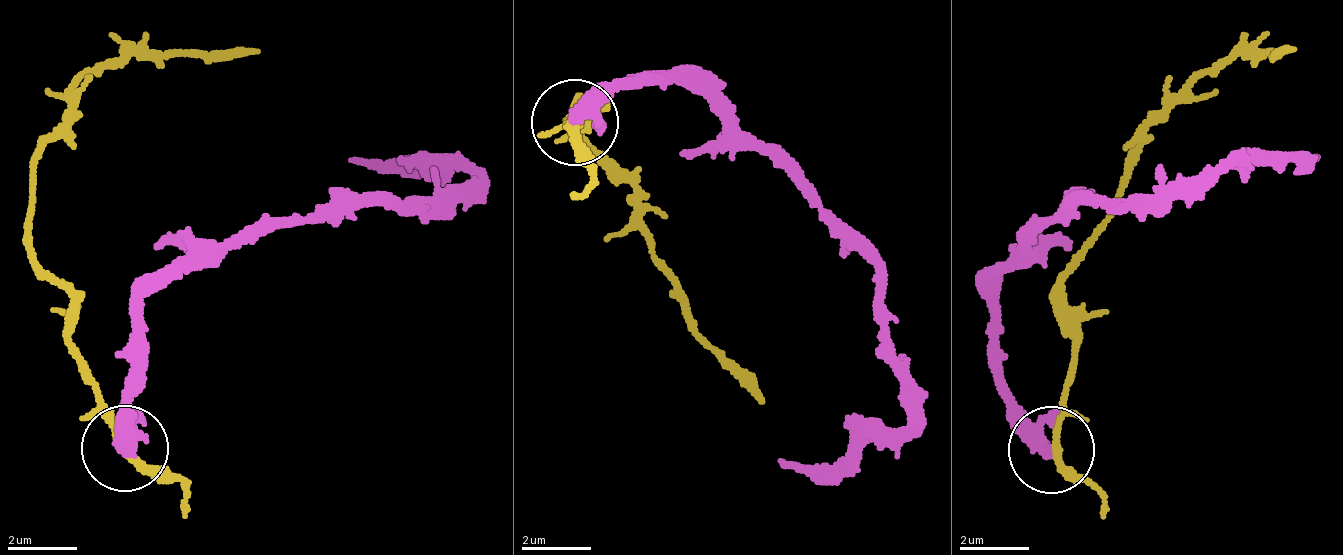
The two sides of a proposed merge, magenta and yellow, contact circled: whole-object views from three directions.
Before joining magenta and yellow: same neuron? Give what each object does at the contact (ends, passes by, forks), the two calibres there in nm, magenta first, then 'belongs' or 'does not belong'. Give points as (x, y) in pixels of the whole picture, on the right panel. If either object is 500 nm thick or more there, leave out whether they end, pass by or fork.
magenta passes by | yellow passes by | 360/240 nm | does not belong

